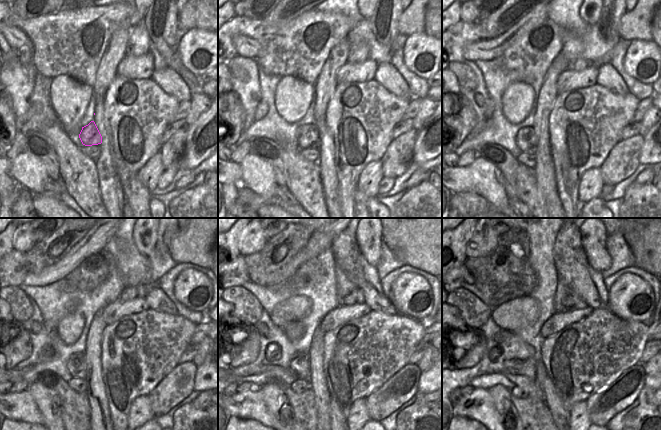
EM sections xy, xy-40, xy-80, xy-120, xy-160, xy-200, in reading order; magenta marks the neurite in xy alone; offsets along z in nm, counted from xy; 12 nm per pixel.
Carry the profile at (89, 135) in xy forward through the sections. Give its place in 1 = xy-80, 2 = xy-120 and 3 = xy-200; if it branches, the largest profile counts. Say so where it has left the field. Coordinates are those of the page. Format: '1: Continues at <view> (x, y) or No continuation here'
1: Continues at xy-80 (527, 141)
2: Continues at xy-120 (77, 364)
3: Continues at xy-200 (528, 367)

